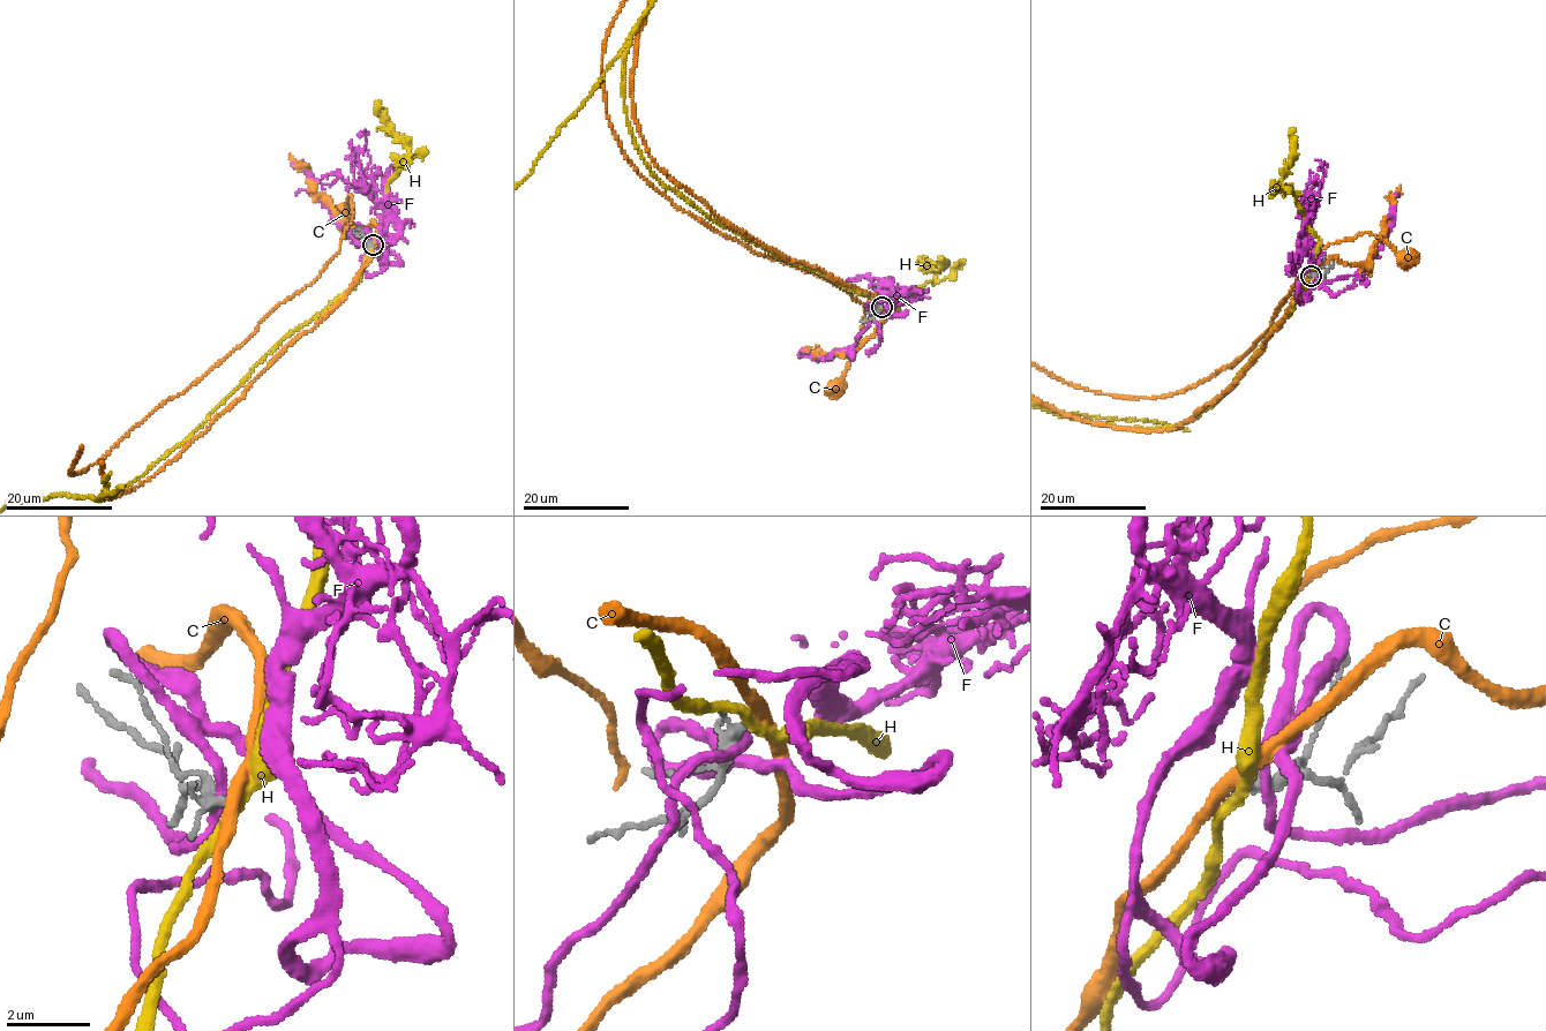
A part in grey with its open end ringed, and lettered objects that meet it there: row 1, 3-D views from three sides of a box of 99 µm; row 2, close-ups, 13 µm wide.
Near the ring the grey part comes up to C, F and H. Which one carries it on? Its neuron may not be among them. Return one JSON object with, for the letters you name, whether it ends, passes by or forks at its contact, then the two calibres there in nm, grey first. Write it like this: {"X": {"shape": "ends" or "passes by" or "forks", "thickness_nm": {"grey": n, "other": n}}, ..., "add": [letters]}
{"add": []}

